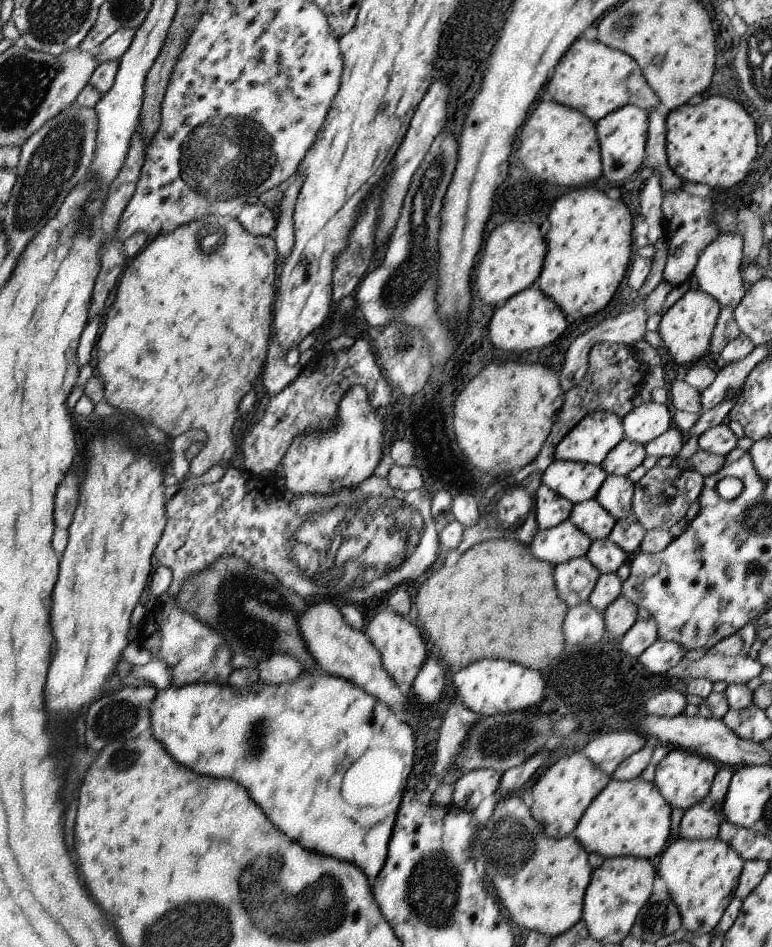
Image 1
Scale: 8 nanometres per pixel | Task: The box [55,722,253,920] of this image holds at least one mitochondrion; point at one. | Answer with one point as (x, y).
(128, 759)

